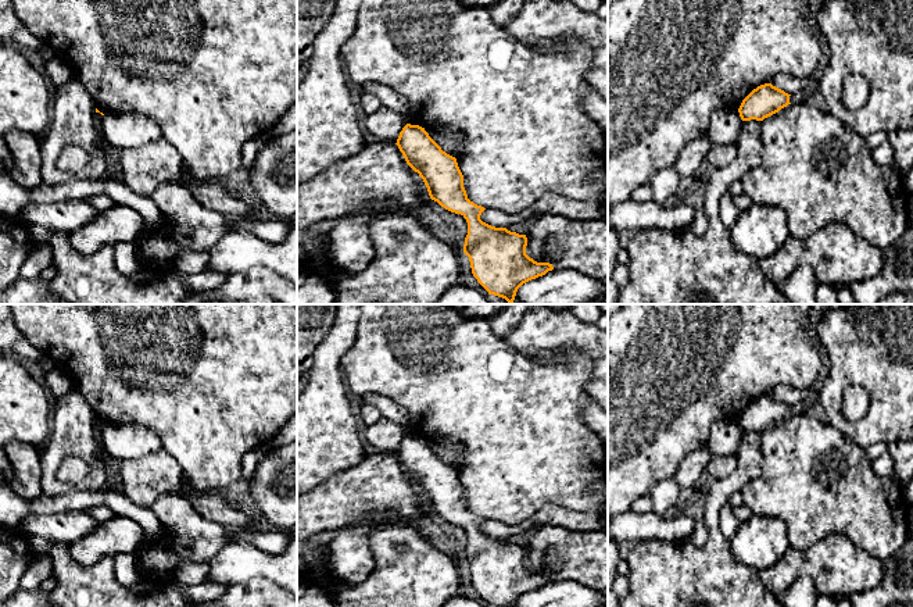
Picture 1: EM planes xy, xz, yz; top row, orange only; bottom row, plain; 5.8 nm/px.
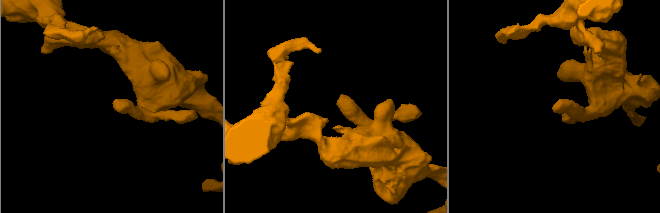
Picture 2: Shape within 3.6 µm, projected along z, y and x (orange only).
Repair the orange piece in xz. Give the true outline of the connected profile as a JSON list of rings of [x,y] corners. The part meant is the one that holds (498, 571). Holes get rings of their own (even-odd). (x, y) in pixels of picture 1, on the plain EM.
[[[407,435],[400,443],[395,456],[402,464],[407,475],[423,490],[430,510],[445,521],[461,525],[466,531],[468,546],[465,549],[463,564],[469,568],[473,588],[488,606],[516,607],[518,600],[523,594],[554,581],[552,575],[537,574],[526,565],[526,546],[511,543],[506,539],[495,539],[480,531],[486,519],[468,510],[463,499],[463,486],[458,478],[456,469],[443,463],[425,439]]]

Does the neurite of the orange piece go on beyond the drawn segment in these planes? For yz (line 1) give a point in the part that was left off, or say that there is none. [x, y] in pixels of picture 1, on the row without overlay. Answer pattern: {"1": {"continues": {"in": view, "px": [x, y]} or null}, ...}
{"1": {"continues": null}}

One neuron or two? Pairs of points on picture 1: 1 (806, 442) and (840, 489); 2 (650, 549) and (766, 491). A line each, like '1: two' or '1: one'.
1: one
2: two

